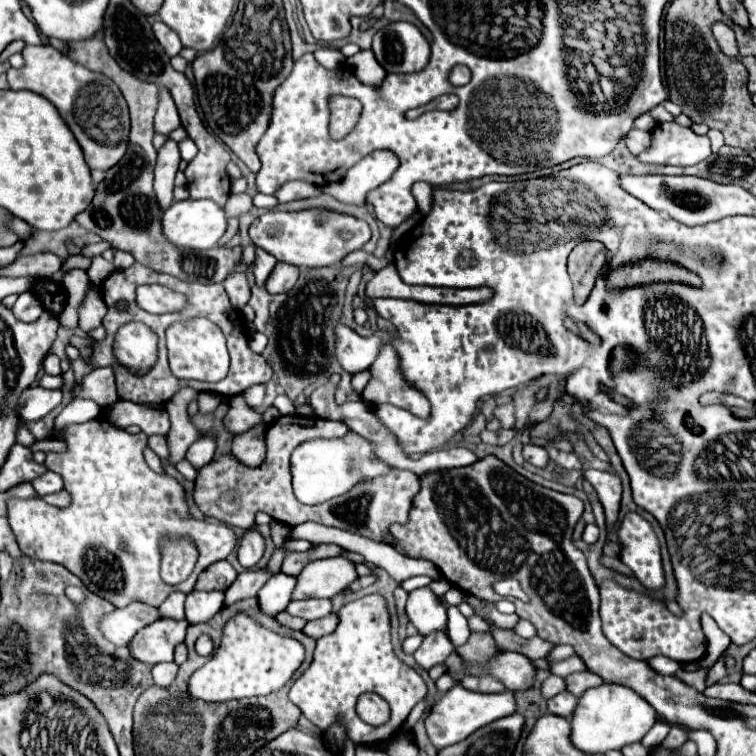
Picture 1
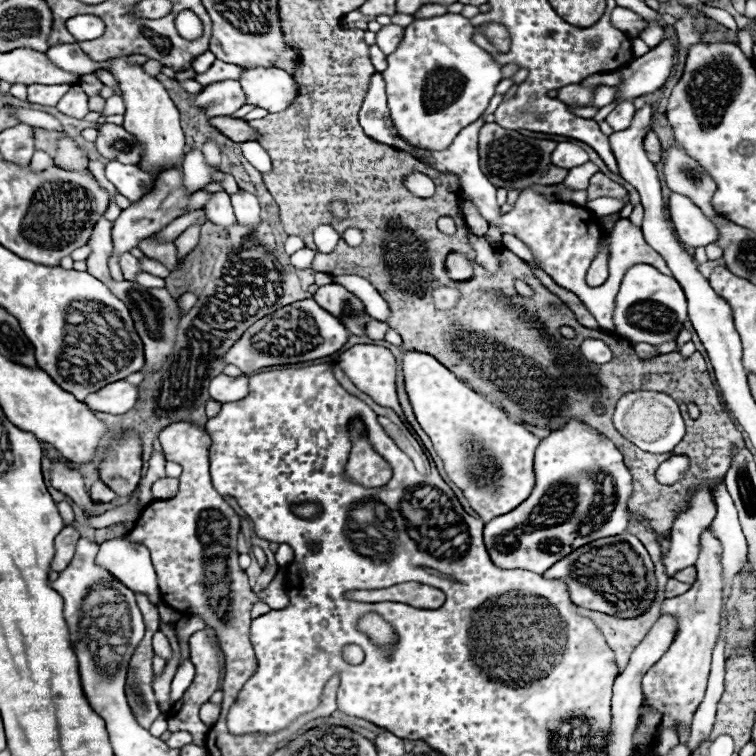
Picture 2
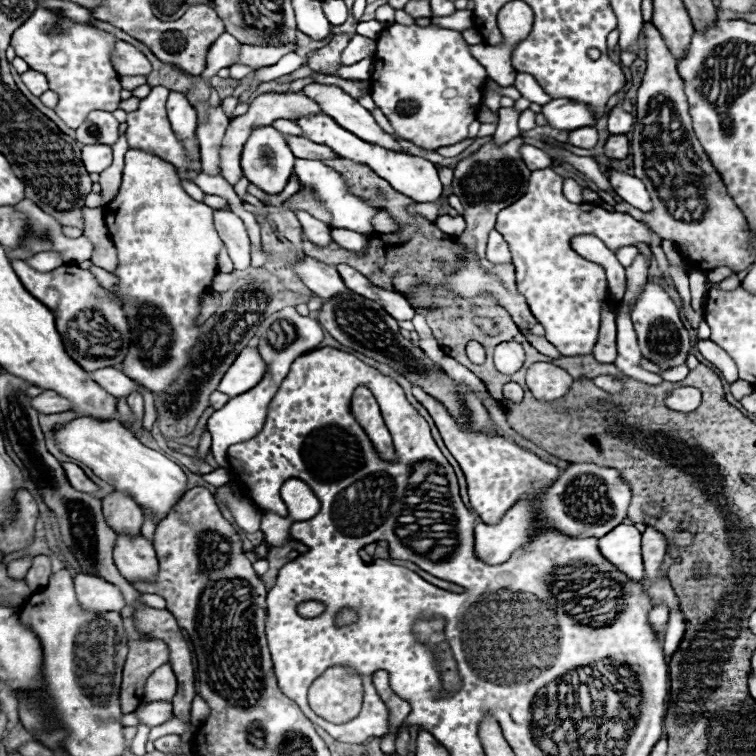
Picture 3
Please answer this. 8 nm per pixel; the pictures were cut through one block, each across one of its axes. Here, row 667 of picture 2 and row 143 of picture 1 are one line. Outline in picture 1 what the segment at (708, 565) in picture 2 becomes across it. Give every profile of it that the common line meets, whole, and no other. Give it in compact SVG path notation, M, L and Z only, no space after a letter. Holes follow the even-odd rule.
M662 122L652 130L652 146L638 158L652 164L692 166L712 154L708 136L698 136L676 122Z

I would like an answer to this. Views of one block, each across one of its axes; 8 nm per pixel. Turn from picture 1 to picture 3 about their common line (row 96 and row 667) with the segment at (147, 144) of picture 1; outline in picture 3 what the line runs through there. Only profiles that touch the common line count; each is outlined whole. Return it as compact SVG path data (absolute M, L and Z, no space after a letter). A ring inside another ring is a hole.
M124 618L124 628L128 634L128 658L124 664L122 686L120 686L120 706L122 712L134 712L142 704L144 684L148 676L168 662L168 646L162 640L140 636L134 626L134 618Z

